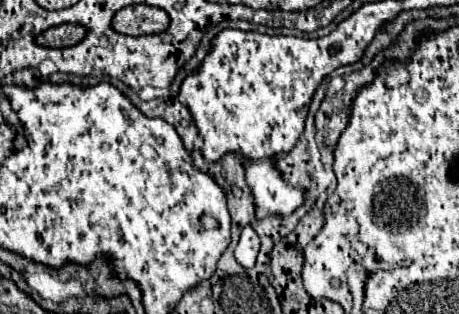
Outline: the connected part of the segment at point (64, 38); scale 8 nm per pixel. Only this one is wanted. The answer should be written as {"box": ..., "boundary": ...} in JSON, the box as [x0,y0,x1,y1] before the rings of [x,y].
{"box":[38,24,84,48],"boundary":[[[62,24],[56,28],[46,30],[42,36],[38,36],[40,46],[52,46],[52,48],[66,48],[74,46],[84,38],[84,28],[76,24]]]}

